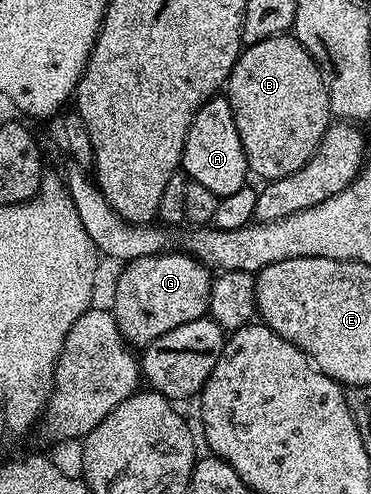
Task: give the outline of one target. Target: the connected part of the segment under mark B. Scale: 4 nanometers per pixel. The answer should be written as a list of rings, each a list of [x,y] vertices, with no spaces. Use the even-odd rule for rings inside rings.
[[[293,34],[272,36],[242,47],[227,81],[227,95],[250,173],[254,177],[262,176],[265,182],[287,178],[287,174],[295,174],[295,170],[303,167],[315,154],[331,123],[328,92],[321,67]]]

